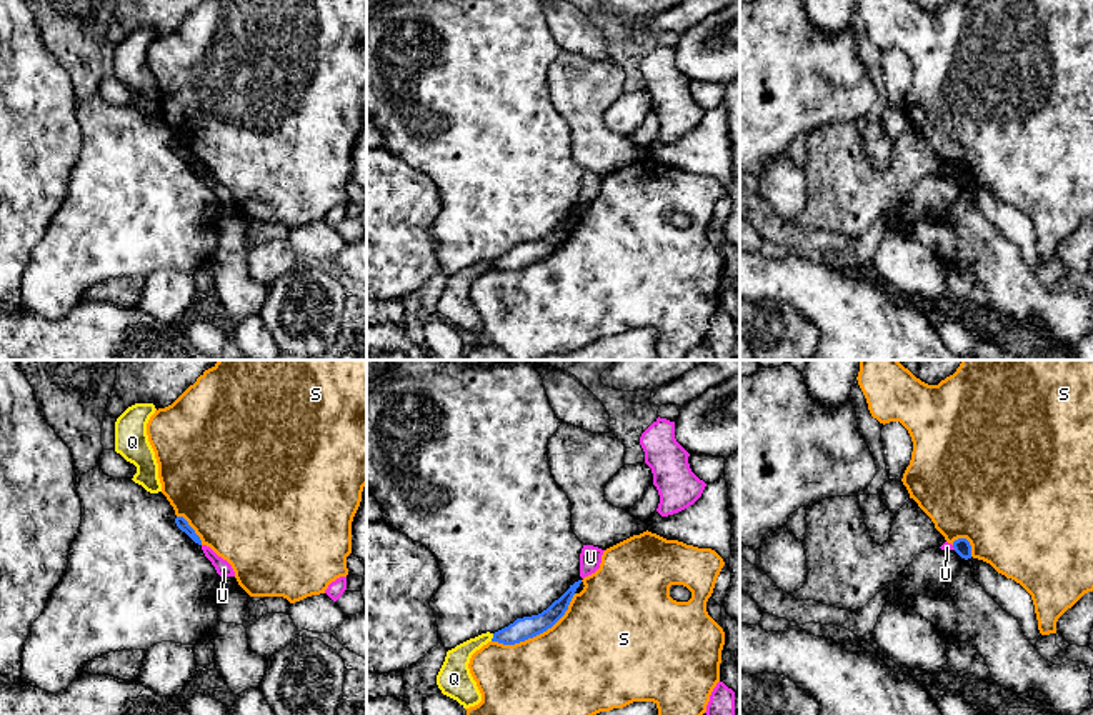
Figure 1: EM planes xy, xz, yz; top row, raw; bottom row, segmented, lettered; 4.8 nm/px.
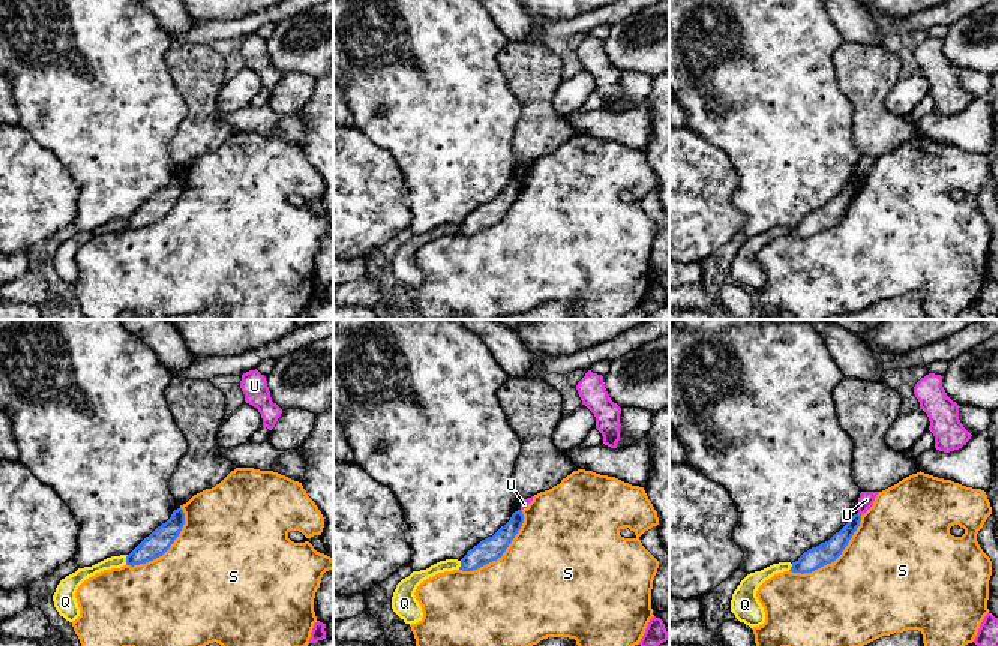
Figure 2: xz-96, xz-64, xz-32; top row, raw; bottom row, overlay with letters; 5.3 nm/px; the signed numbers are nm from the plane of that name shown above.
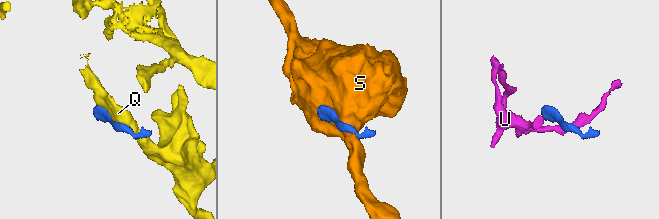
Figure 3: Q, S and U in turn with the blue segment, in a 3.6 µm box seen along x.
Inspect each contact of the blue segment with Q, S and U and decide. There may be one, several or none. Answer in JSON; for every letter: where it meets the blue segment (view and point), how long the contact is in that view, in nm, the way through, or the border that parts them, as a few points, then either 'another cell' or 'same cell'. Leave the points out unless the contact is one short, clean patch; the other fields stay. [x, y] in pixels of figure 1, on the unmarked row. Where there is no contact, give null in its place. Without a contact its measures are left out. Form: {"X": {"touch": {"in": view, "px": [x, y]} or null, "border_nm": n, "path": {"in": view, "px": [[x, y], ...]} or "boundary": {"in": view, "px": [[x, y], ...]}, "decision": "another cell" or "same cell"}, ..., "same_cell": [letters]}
{"Q": {"touch": {"in": "xz", "px": [494, 264]}, "border_nm": 40, "decision": "another cell"}, "S": {"touch": {"in": "xz", "px": [537, 260]}, "border_nm": 480, "decision": "another cell"}, "U": {"touch": {"in": "yz", "px": [953, 174]}, "border_nm": 30, "boundary": {"in": "yz", "px": [[952, 172], [955, 175]]}, "decision": "another cell"}, "same_cell": []}

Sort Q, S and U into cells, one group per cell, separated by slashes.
Q / S / U

